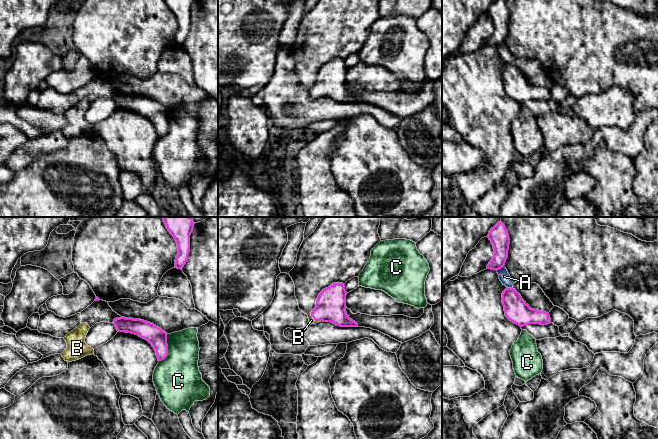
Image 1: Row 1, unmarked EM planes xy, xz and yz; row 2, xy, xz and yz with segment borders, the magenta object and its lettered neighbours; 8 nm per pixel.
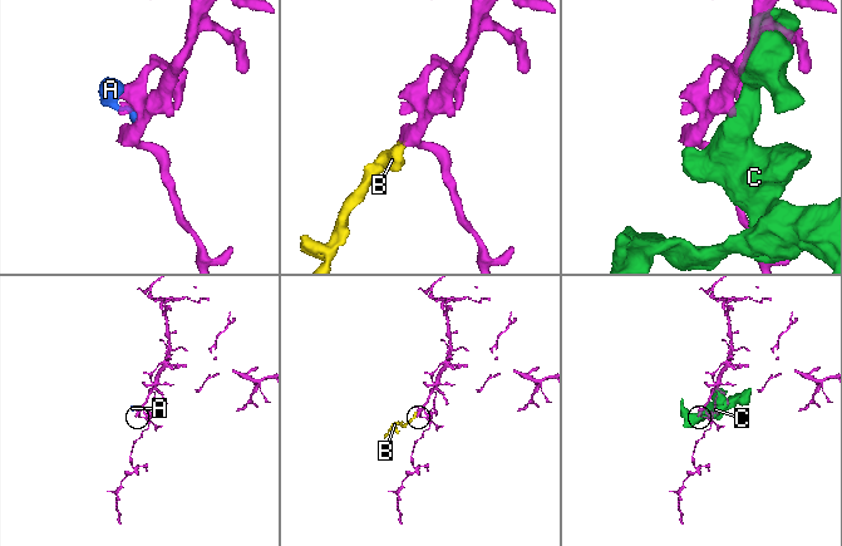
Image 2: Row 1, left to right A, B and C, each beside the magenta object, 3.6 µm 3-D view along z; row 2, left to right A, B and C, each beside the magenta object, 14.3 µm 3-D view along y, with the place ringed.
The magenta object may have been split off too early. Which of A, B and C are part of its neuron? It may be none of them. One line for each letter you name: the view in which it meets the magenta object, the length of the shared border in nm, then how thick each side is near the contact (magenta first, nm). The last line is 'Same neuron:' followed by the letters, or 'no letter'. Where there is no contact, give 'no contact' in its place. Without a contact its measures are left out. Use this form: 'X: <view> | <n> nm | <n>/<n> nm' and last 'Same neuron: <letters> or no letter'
B: xz | 120 nm | 240/50 nm
Same neuron: B

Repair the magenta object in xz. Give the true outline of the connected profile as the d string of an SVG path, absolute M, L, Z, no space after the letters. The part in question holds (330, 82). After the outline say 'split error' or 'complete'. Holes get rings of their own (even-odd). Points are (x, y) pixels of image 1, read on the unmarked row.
M334 59L323 65L316 76L315 84L308 90L309 98L331 98L340 103L357 103L358 100L346 89L345 60Z | split error

